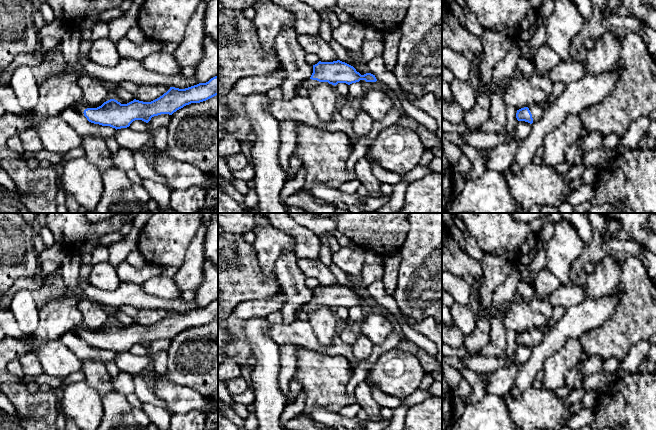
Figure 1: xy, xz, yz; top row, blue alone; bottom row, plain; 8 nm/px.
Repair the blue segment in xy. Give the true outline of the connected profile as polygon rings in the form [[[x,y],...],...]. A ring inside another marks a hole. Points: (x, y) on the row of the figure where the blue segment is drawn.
[[[218,76],[206,83],[185,89],[170,87],[166,93],[151,102],[134,99],[127,104],[121,104],[115,99],[110,99],[101,106],[94,107],[81,99],[71,106],[83,114],[89,122],[117,130],[129,127],[135,120],[148,123],[154,116],[172,115],[186,105],[200,103],[216,95],[218,95]]]

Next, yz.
[[[532,104],[528,107],[521,108],[517,110],[516,118],[518,121],[525,121],[532,124],[534,121],[537,121],[542,113],[543,106],[539,104]]]

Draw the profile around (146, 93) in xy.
[[[138,85],[137,94],[134,97],[139,101],[151,102],[162,96],[169,89],[170,87],[161,85]]]

